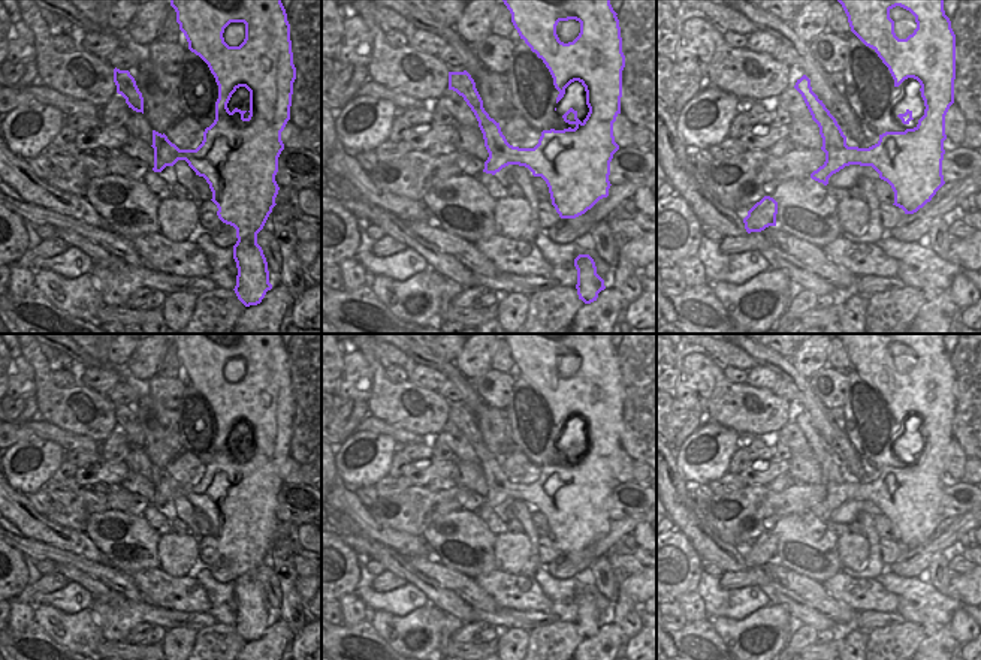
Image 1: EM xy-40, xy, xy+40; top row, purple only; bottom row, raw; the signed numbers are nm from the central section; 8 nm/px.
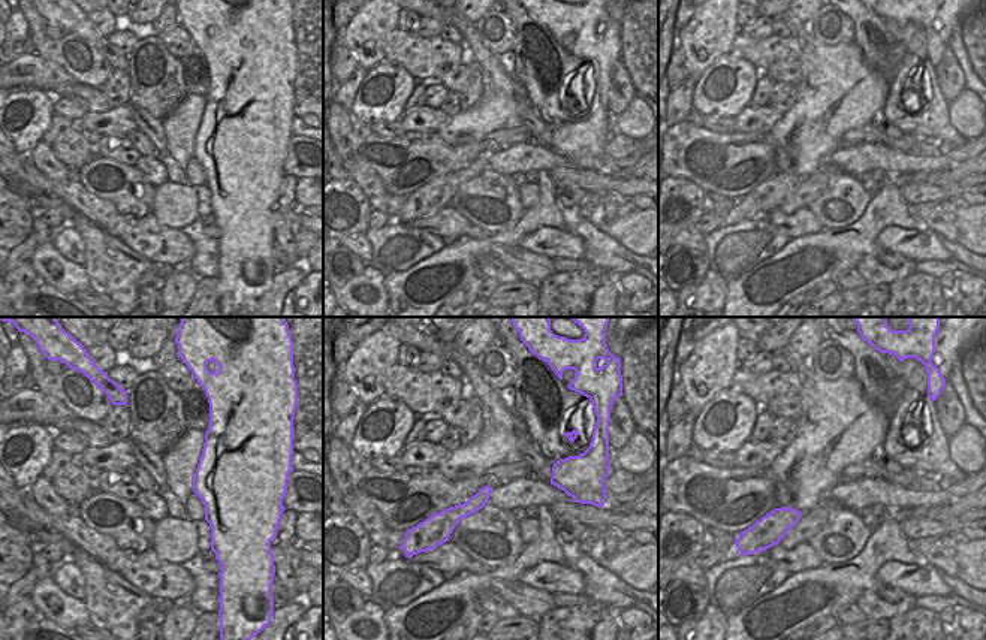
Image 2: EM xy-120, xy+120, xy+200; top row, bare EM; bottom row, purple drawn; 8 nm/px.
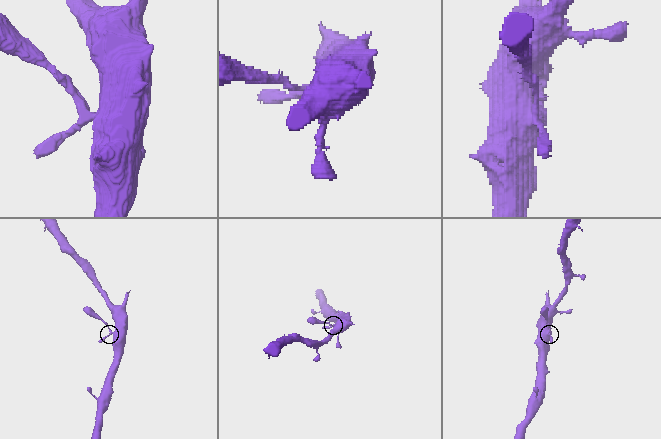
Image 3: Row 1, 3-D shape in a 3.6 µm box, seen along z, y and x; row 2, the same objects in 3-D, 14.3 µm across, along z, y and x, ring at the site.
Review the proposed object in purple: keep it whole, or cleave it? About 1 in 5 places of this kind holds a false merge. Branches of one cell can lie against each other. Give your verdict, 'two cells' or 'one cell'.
one cell

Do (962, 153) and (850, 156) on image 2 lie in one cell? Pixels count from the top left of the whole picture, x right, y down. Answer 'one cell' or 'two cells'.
one cell

